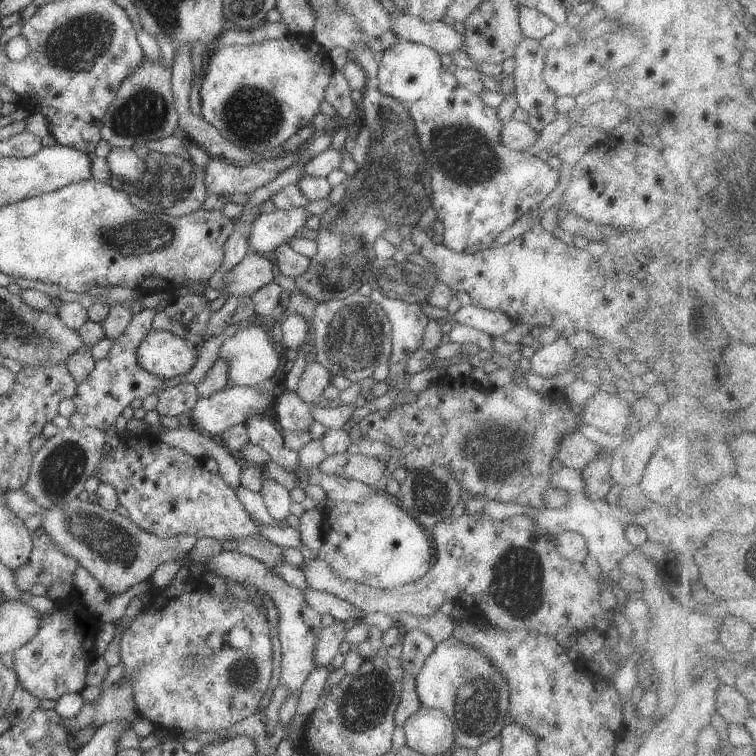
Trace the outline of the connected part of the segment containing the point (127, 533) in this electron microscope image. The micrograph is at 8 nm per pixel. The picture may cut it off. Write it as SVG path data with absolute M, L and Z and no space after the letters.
M78 498L62 506L44 509L42 530L66 556L76 558L98 580L109 598L124 594L131 587L146 581L161 564L185 558L198 542L198 537L192 535L158 538L156 534L141 530L130 518L124 518L116 511L107 512L97 503L91 504Z

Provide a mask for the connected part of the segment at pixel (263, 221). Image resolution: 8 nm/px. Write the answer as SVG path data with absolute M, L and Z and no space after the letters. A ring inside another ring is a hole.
M304 207L258 214L248 236L250 252L272 252L276 246L289 243L308 219L308 212Z

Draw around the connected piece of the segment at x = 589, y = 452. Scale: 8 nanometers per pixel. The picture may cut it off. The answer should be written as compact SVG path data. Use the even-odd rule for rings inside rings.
M578 431L572 432L572 434L566 434L566 436L560 440L560 444L558 444L558 452L555 458L557 458L564 467L580 470L582 472L590 460L594 460L594 458L598 458L598 456L604 456L604 454L608 454L608 452L611 452L612 459L610 468L612 468L612 462L614 462L614 452L616 452L616 449L610 450L602 448L599 444L588 440L584 434Z

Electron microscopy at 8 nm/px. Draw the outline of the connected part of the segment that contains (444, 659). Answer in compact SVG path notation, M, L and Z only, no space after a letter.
M449 637L440 642L426 658L424 666L415 676L416 692L421 706L442 710L453 724L454 746L479 748L488 740L500 735L508 720L508 686L484 658L480 650Z

